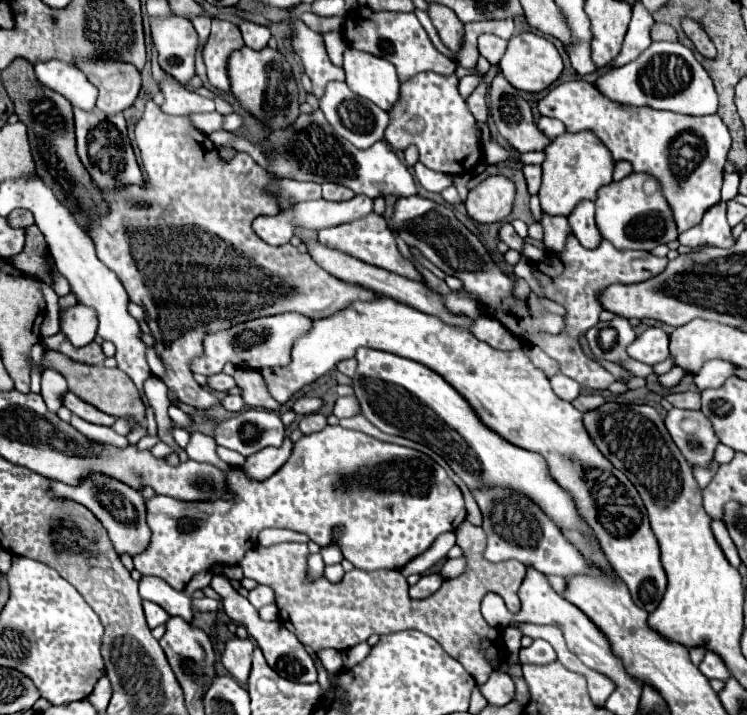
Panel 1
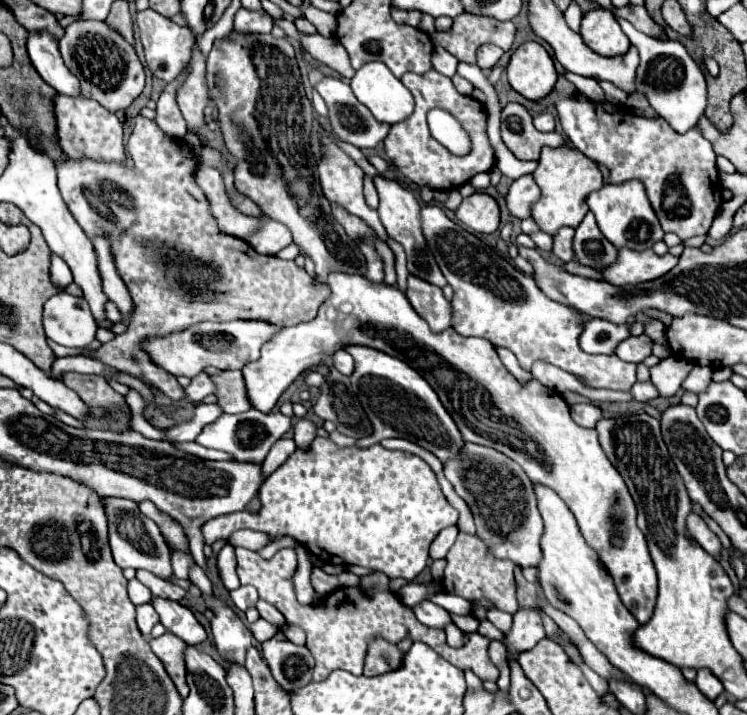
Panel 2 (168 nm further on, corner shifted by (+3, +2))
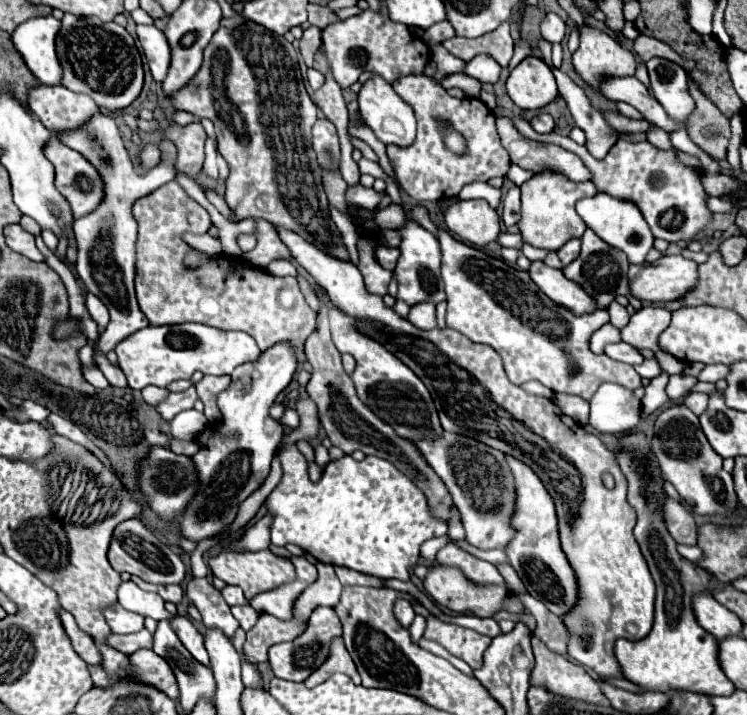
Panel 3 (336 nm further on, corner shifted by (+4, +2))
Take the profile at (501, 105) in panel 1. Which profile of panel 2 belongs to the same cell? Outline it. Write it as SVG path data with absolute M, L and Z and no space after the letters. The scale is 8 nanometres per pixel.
M509 102L501 112L501 138L507 148L521 160L539 160L543 146L561 146L565 138L557 132L543 134L533 126L533 118L525 106Z

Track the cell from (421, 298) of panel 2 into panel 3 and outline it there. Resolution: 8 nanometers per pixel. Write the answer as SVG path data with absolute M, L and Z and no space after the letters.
M422 302L422 304L412 306L410 314L408 314L408 320L420 330L436 328L436 306L430 304L430 302Z

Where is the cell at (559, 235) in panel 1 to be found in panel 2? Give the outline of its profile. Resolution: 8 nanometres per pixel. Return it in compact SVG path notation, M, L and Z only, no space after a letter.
M563 226L563 230L559 230L559 234L553 234L553 254L563 262L569 262L575 258L573 234L575 234L575 230L569 226Z

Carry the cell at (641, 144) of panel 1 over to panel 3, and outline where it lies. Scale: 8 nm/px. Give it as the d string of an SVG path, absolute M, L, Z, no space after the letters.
M620 140L608 152L606 172L592 174L594 184L602 192L614 198L630 200L640 208L654 238L668 242L692 240L712 220L712 212L706 208L708 194L700 184L700 172L680 164L676 160L676 150L658 150L650 142L630 144Z

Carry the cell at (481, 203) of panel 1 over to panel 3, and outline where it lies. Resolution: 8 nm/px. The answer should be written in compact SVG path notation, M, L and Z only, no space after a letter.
M458 200L444 212L446 230L470 246L482 248L500 234L500 218L484 200Z

